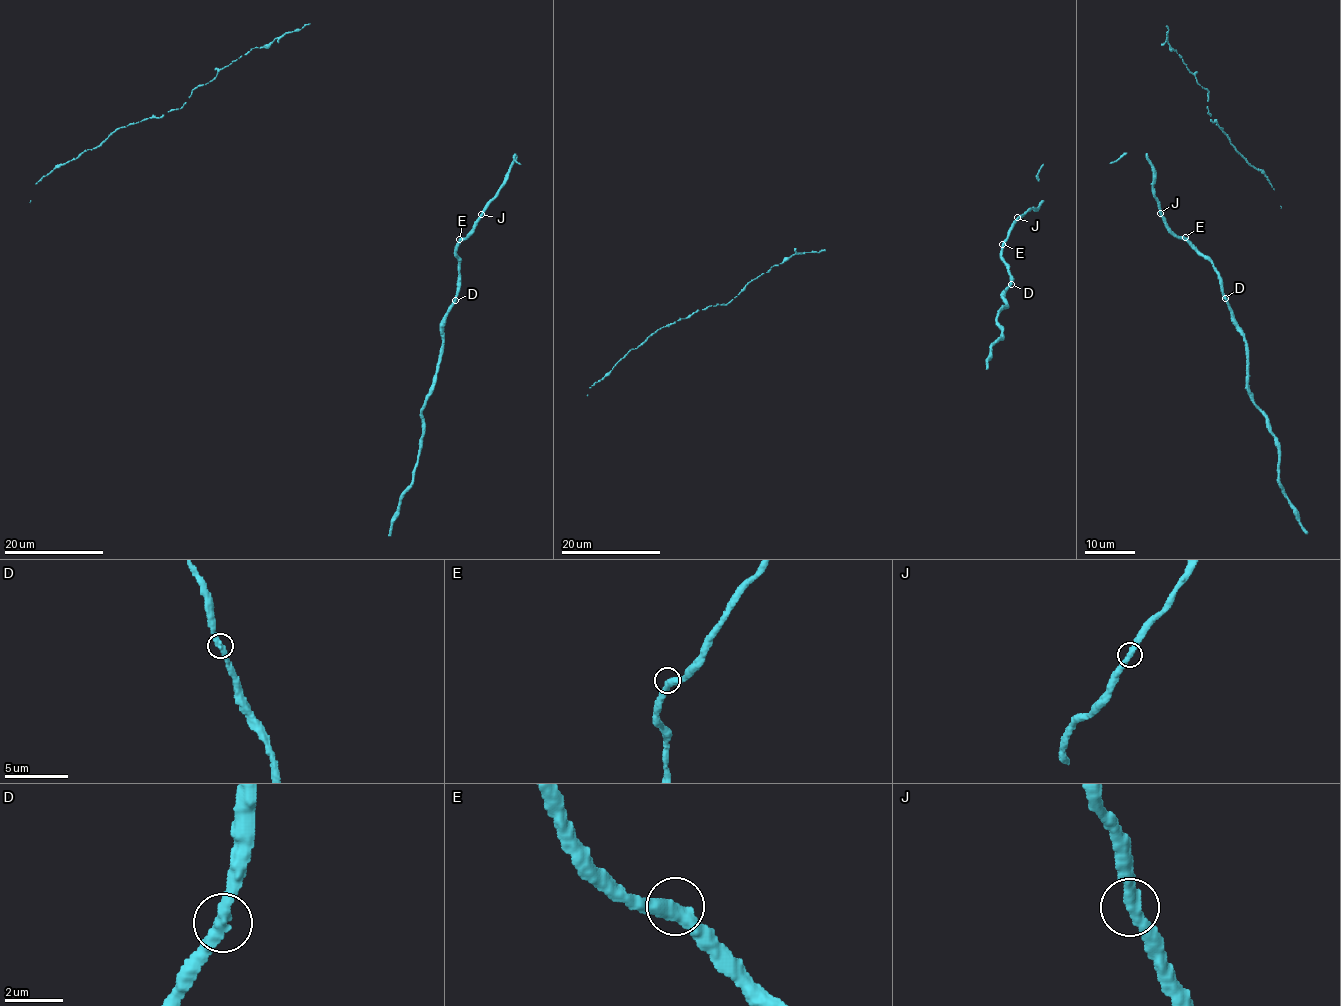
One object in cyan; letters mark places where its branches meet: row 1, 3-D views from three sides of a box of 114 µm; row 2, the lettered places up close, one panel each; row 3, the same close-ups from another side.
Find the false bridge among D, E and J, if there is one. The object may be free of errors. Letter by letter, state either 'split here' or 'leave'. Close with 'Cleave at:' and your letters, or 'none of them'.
D: leave
E: leave
J: leave
Cleave at: none of them

